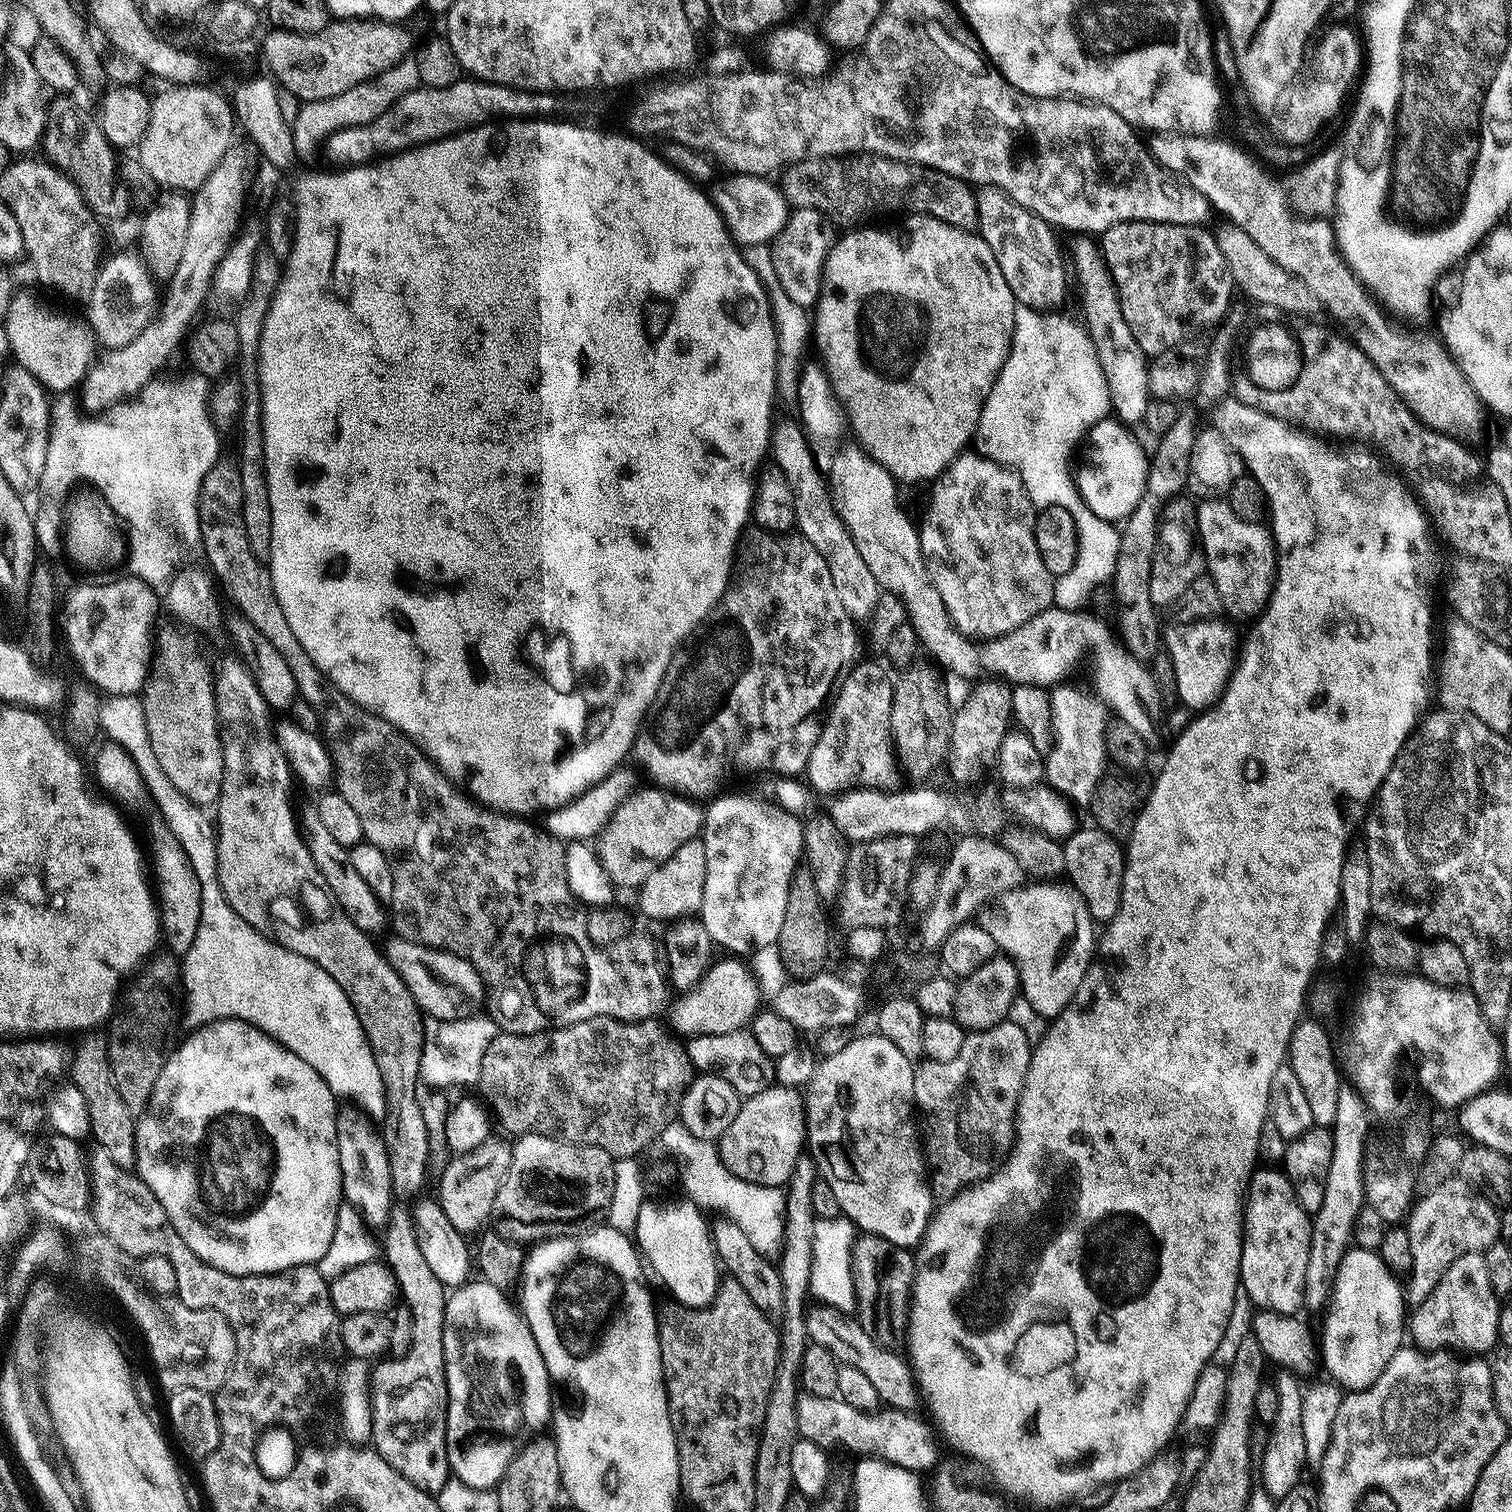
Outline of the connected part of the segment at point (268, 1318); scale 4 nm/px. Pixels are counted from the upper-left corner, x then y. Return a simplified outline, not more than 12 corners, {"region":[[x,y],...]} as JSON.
{"region":[[90,1156],[90,1213],[126,1254],[170,1258],[186,1308],[236,1343],[232,1384],[308,1368],[332,1328],[319,1267],[200,1260],[135,1171]]}

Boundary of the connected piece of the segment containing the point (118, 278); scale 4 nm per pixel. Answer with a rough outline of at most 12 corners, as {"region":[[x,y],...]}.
{"region":[[109,255],[86,301],[115,350],[149,327],[157,281],[139,255]]}

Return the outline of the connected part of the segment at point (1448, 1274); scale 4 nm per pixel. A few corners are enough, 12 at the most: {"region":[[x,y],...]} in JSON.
{"region":[[1462,1254],[1410,1316],[1421,1350],[1488,1354],[1501,1301]]}

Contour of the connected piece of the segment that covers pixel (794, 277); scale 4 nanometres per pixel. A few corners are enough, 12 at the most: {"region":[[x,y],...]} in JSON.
{"region":[[798,208],[770,241],[786,298],[820,298],[833,225]]}

